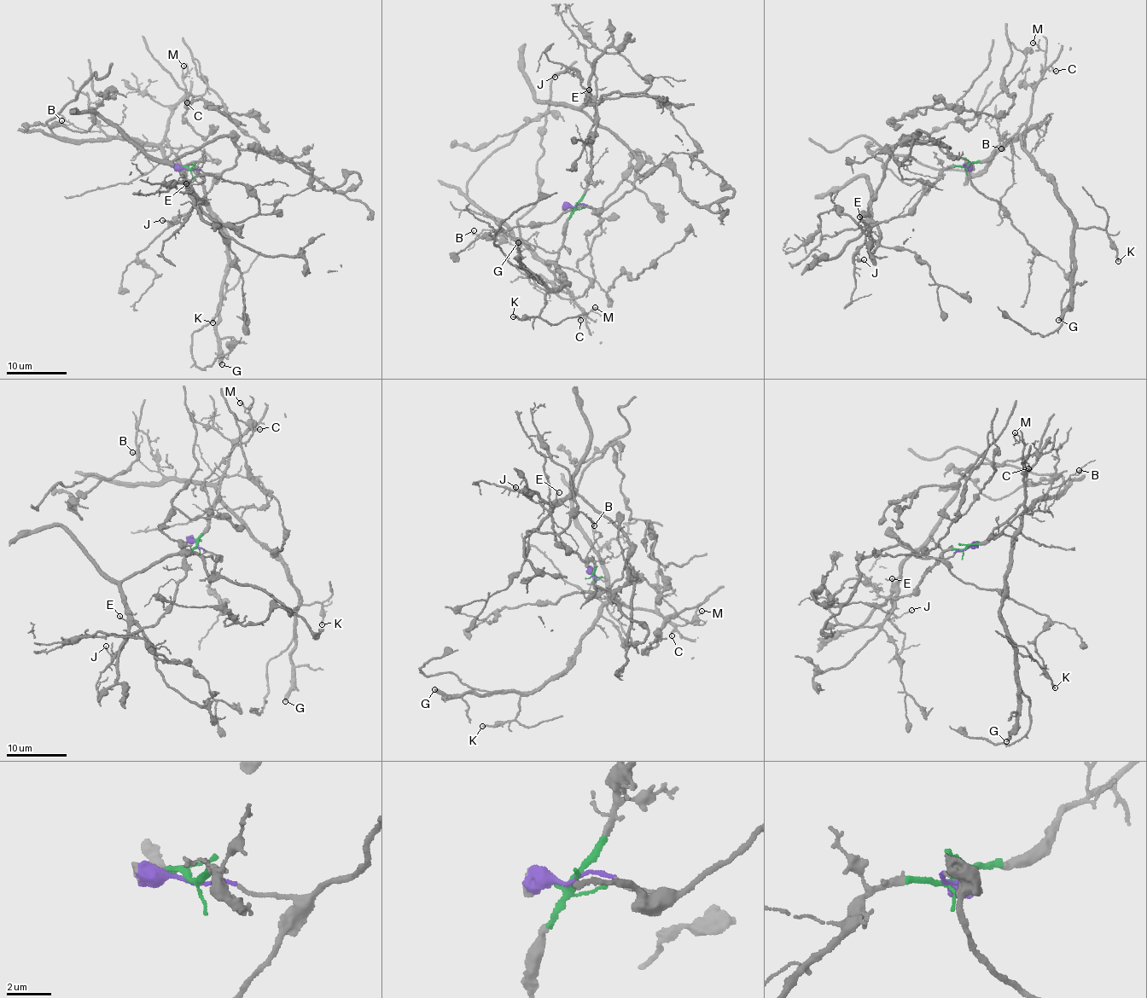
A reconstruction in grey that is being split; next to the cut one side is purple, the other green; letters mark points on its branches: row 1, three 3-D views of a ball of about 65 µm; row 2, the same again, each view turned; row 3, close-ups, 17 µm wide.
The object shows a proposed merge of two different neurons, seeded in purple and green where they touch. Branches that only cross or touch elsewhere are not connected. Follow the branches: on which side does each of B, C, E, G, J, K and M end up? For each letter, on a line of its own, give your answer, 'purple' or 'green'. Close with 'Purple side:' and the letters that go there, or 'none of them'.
B: green
C: green
E: purple
G: green
J: green
K: green
M: green
Purple side: E

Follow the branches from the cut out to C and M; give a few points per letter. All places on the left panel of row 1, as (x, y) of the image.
C: (189, 169), (180, 164), (165, 136), (171, 109), (187, 96), (184, 101), (188, 103)
M: (189, 169), (180, 164), (168, 147), (166, 134), (171, 108), (185, 91), (182, 78), (183, 65)

